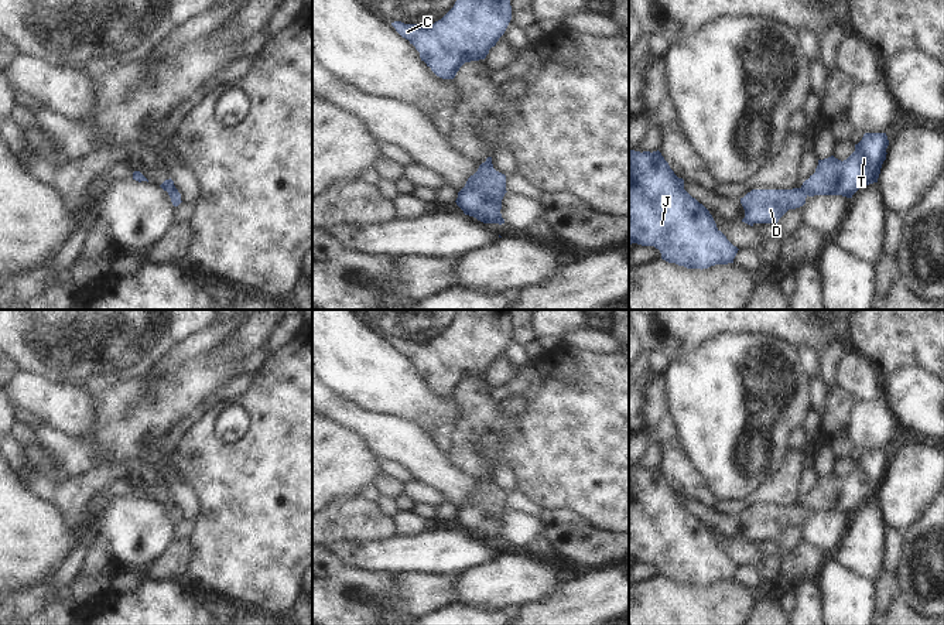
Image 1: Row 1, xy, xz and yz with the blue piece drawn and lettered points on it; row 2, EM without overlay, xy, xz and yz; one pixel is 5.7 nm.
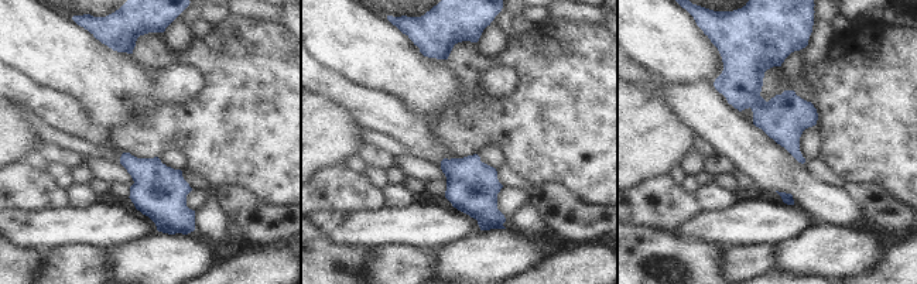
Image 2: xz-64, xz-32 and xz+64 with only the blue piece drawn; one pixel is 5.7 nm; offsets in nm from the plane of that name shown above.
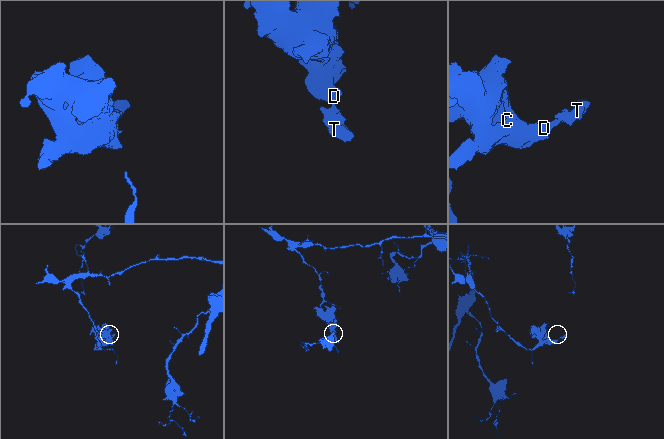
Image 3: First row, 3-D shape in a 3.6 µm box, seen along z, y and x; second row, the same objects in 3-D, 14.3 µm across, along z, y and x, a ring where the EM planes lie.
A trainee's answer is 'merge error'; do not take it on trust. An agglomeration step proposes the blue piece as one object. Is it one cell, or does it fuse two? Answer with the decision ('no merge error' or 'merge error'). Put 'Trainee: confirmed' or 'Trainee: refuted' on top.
Trainee: refuted
no merge error

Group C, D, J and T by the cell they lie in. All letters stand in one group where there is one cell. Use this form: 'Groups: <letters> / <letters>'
Groups: C D J T

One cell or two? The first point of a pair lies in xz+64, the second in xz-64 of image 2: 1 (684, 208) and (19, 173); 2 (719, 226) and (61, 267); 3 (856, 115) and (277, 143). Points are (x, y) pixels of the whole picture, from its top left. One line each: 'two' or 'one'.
1: one
2: two
3: one

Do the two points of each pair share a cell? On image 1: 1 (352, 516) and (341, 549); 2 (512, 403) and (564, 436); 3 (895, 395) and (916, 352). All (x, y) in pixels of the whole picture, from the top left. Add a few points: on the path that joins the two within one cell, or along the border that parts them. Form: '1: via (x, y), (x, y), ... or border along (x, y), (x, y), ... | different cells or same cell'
1: border along (378, 540), (366, 543), (337, 540), (329, 546) | different cells
2: border along (495, 398), (516, 395), (527, 406) | different cells
3: border along (893, 371), (922, 368), (929, 374) | different cells

